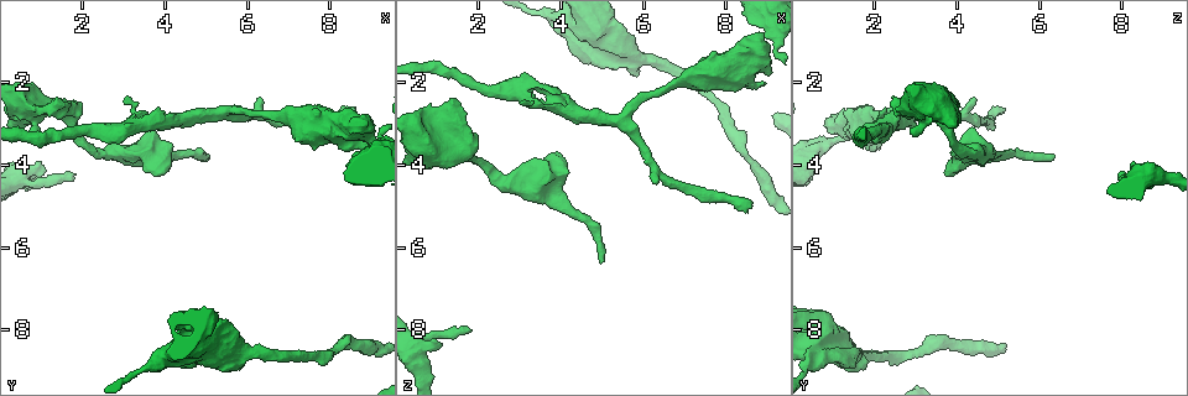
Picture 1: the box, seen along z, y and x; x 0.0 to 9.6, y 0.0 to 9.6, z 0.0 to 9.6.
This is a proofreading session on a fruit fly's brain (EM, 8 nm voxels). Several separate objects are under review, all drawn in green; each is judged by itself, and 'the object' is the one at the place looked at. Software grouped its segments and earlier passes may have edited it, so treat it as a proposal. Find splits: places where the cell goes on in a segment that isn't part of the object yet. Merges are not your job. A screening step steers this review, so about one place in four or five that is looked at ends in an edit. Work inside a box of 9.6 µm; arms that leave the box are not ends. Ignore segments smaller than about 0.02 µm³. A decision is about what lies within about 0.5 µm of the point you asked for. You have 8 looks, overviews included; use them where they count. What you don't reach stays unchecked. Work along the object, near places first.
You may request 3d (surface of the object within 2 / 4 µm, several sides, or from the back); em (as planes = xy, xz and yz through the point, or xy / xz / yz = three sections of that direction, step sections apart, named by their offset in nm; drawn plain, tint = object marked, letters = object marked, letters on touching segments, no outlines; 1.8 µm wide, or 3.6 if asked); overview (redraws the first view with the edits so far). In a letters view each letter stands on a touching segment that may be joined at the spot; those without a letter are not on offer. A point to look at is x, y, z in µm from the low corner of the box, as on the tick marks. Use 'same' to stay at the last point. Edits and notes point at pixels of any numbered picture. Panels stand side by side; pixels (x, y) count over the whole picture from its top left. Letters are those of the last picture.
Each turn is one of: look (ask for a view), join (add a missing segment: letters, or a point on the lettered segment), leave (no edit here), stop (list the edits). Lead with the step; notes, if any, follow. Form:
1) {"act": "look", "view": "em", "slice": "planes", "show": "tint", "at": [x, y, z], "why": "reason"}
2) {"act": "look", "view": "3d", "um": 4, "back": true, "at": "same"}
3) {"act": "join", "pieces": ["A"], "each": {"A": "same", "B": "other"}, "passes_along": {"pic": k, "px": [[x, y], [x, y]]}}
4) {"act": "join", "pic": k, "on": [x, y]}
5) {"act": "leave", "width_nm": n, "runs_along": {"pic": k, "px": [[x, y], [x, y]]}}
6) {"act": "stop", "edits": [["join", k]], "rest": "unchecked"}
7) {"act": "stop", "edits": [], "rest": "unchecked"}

{"act": "look", "view": "em", "slice": "planes", "show": "letters", "at": [0.80, 2.65, 2.50], "why": "free end"}

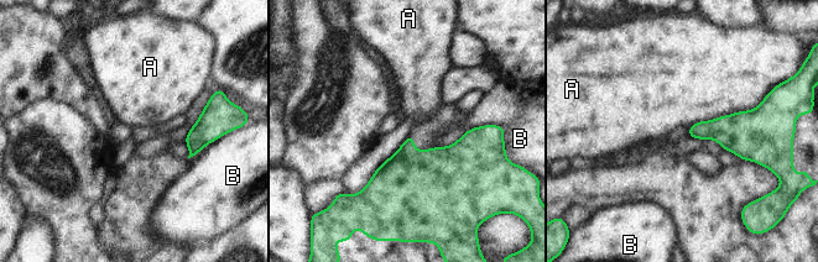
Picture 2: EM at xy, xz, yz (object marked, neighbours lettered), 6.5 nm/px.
{"act": "leave", "each": {"A": "other", "B": "other"}, "border": {"pic": 2, "px": [[764, 98], [753, 109], [688, 126]]}, "found": "none of them fits"}

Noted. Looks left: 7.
{"act": "look", "view": "3d", "um": 2, "at": [5.05, 3.80, 6.40], "why": "branch stops here"}

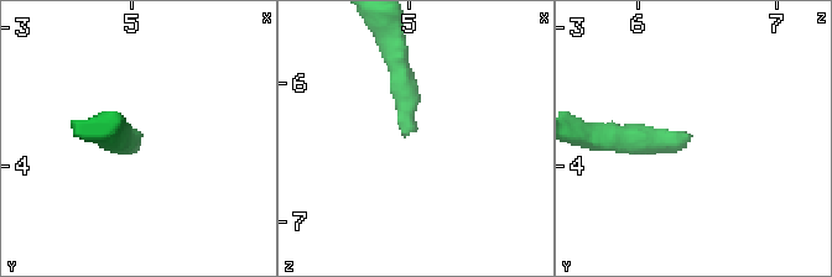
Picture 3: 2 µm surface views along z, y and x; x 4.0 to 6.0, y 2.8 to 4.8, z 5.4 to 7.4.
{"act": "look", "view": "em", "um": 3.6, "slice": "planes", "show": "letters", "at": [5.04, 3.86, 6.38], "why": "need the tissue"}

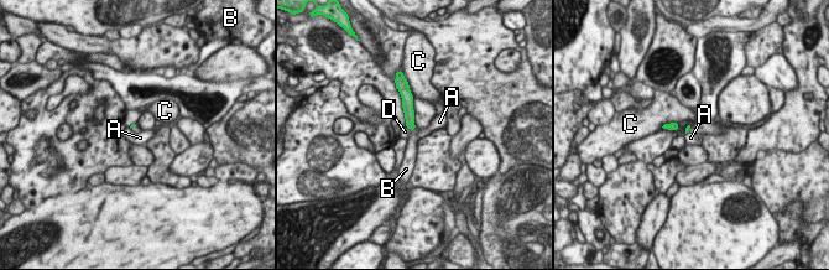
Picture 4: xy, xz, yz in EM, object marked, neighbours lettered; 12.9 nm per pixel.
{"act": "join", "pieces": ["B"], "each": {"A": "other", "B": "same", "C": "other", "D": "other"}, "passes_along": {"pic": 4, "px": [[408, 110], [412, 129], [411, 148]]}, "found": "it goes on there"}

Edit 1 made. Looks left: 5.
{"act": "stop", "edits": [["join", 4]], "rest": "unchecked"}

